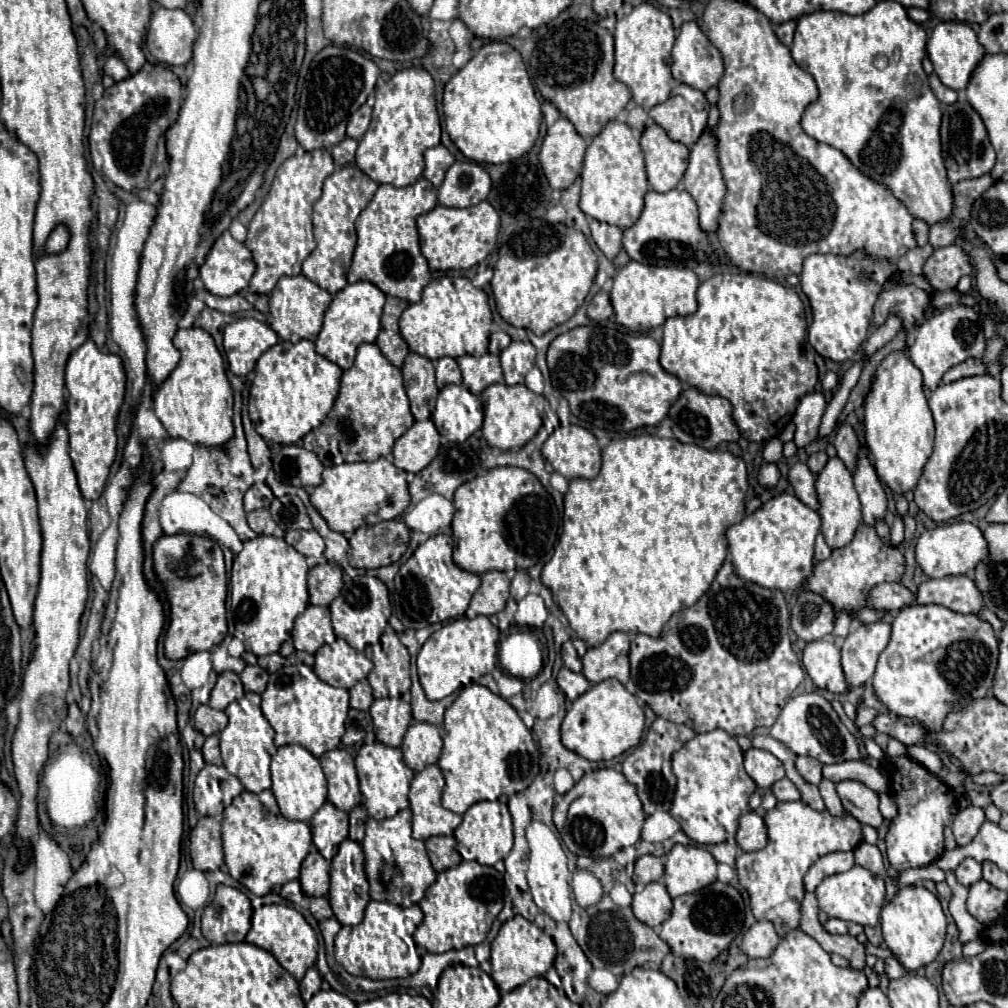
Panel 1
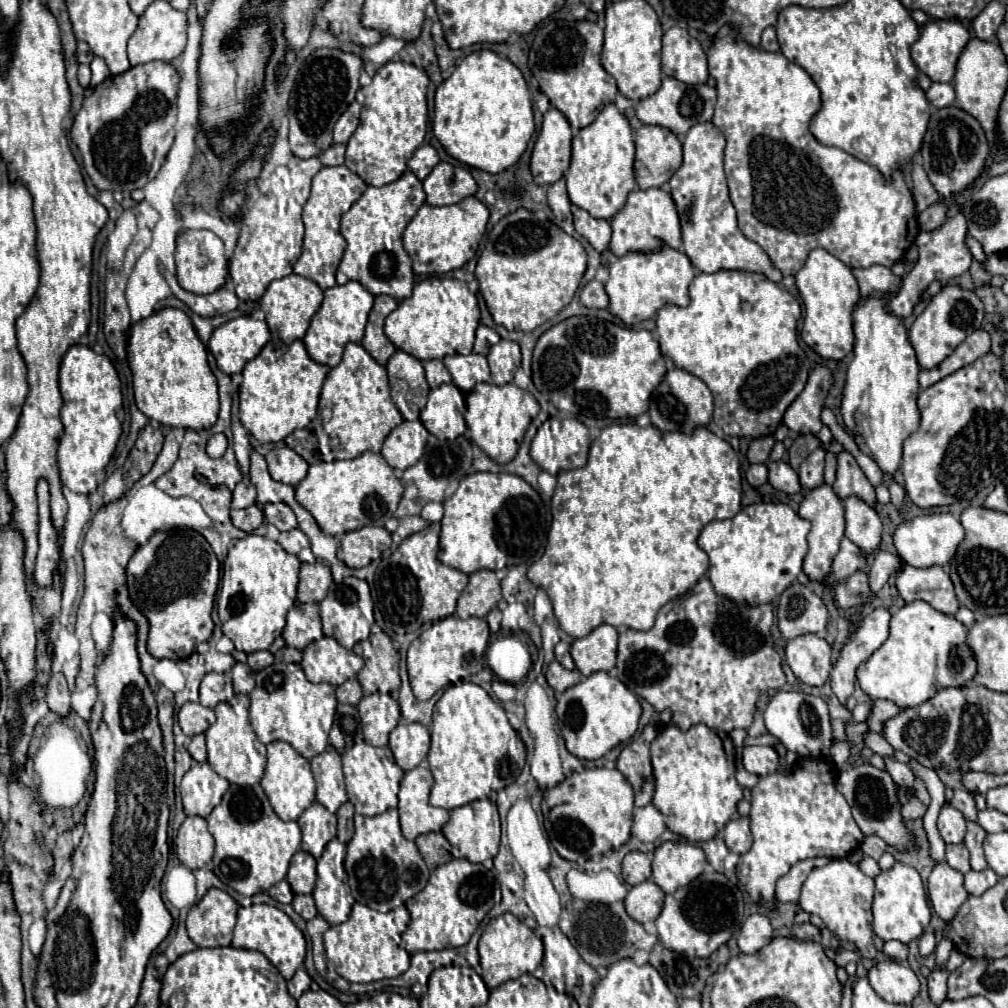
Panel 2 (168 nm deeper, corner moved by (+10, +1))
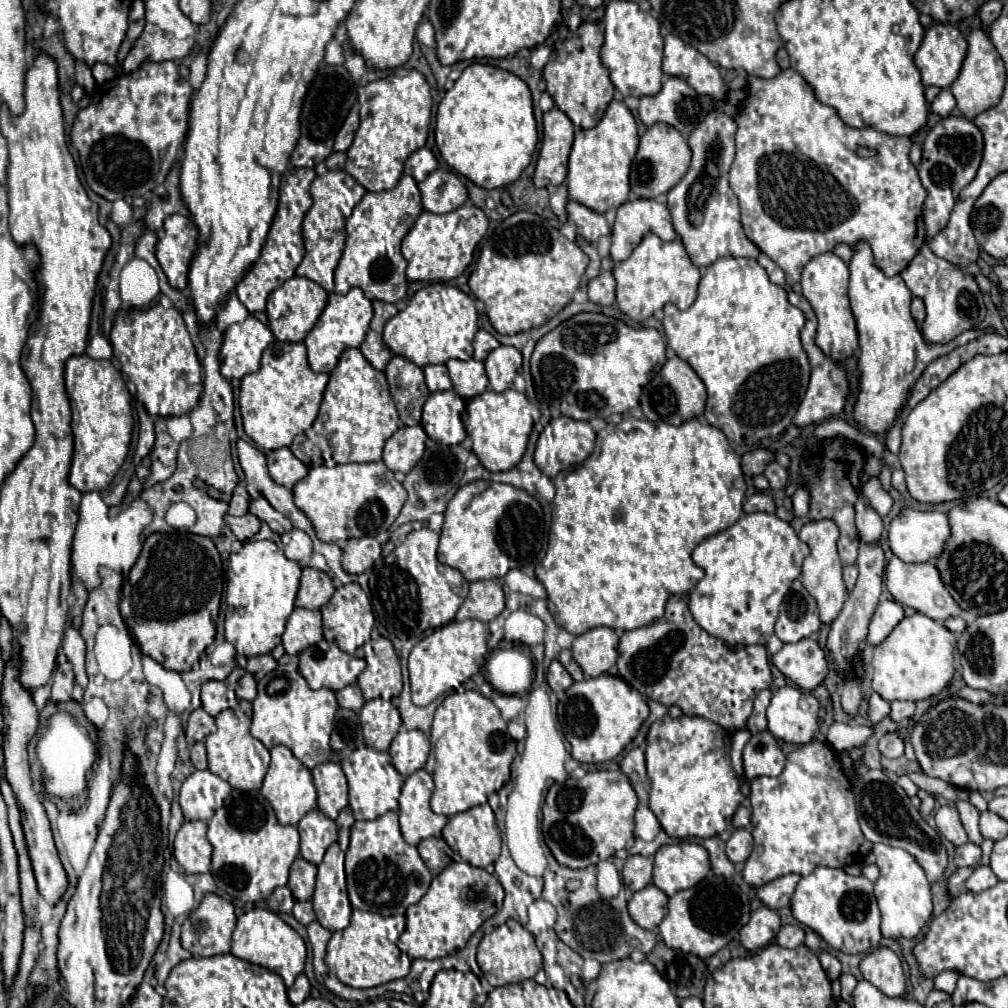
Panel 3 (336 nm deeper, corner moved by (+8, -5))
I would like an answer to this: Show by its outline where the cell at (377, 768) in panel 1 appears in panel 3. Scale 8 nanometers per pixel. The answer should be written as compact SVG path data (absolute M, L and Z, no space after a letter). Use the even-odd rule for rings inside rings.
M360 741L355 742L354 747L353 752L341 760L341 768L347 776L349 806L353 810L355 820L375 820L387 812L397 810L397 798L401 794L403 776L395 770L389 752L373 750Z

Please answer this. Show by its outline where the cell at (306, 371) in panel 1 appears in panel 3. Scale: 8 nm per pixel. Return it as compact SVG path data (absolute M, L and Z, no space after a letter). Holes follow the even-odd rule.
M273 342L261 356L261 368L243 376L239 410L245 434L261 450L277 450L291 446L293 438L307 430L317 418L319 404L329 376L317 374L307 364L307 350L303 342Z

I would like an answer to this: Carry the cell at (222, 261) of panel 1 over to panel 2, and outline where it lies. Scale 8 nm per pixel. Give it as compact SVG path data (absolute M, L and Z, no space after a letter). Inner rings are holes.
M181 230L177 234L175 264L179 284L193 294L213 294L229 282L229 262L225 258L223 242L209 230Z

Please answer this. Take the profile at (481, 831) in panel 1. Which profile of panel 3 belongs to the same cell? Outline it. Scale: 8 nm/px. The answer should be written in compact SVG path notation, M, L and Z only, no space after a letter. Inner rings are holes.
M481 804L481 806L469 808L461 814L451 816L443 828L443 838L451 846L451 850L455 850L453 852L461 854L461 856L453 856L454 861L469 862L479 868L493 864L501 853L501 834L499 834L499 828L497 828L497 822L495 822L495 816L493 816L493 810L489 808L489 804Z

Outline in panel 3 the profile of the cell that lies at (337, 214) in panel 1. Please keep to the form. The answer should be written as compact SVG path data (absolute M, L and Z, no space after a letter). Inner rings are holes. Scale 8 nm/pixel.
M329 170L323 176L317 176L311 184L311 198L313 206L307 210L303 218L303 242L305 242L305 256L295 270L297 276L305 276L327 292L333 292L333 270L343 254L345 248L346 218L352 214L356 204L366 193L366 190L355 179L343 170Z

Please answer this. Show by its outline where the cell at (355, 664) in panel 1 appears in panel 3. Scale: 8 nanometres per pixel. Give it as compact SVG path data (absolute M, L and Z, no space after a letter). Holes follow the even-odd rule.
M321 640L299 654L299 672L313 690L329 688L333 692L355 684L363 672L365 662L347 652L341 652L337 644Z

